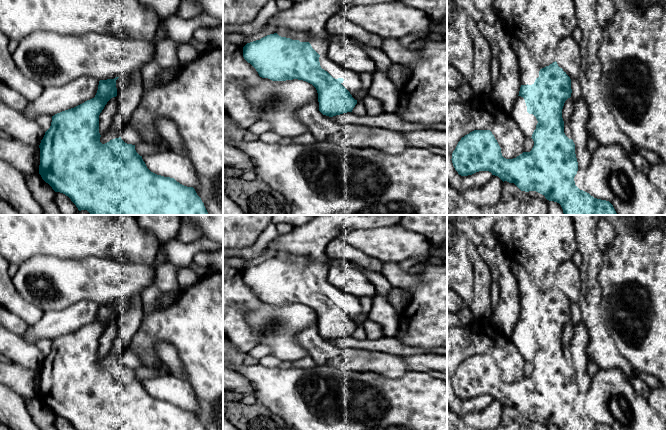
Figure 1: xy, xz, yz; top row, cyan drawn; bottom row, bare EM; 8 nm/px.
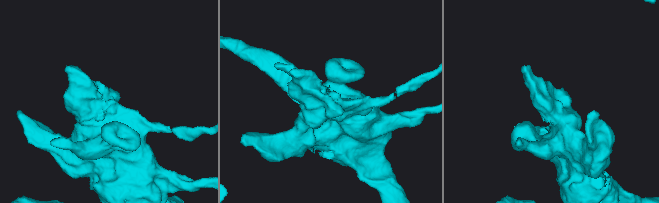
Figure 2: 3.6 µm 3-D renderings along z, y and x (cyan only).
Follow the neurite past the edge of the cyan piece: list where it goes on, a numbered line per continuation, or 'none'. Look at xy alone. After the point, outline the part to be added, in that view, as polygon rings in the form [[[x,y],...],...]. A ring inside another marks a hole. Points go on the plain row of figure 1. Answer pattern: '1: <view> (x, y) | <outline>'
none

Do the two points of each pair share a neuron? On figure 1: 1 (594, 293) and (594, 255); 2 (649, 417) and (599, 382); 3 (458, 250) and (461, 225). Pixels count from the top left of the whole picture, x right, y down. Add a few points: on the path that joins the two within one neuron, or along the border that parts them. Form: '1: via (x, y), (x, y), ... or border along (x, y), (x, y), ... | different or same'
1: via (591, 284), (591, 264) | same
2: via (637, 405), (622, 390), (611, 389) | same
3: border along (457, 229), (466, 238) | different

